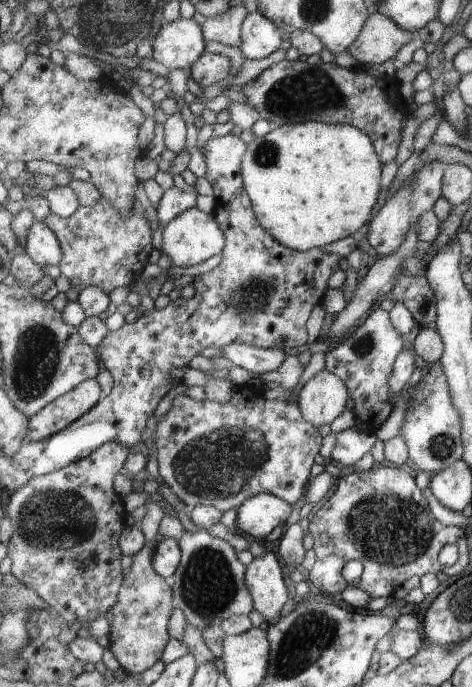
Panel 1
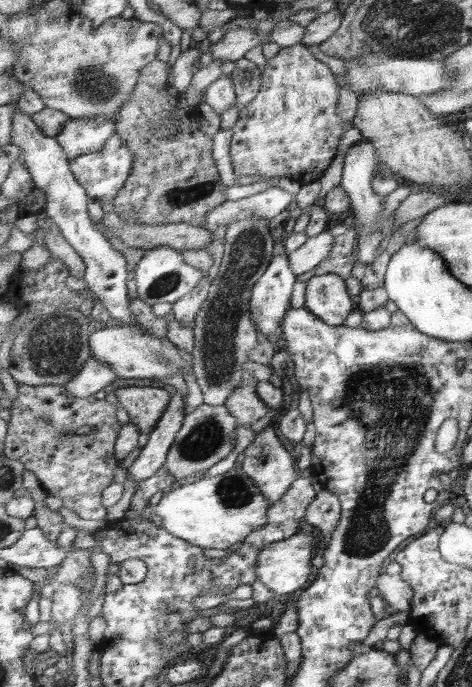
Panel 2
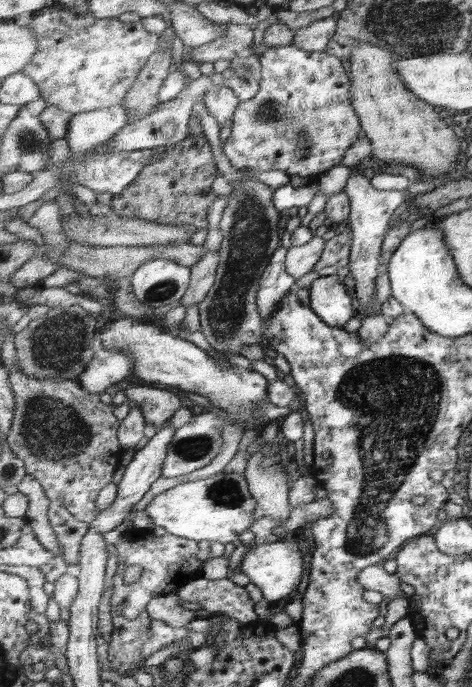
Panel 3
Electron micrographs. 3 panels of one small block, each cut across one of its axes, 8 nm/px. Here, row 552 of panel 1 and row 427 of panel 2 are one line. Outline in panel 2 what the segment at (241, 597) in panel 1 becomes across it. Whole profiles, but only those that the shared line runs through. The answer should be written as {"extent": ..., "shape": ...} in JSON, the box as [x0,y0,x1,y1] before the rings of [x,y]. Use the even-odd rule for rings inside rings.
{"extent":[164,402,238,480],"shape":[[[203,402],[186,413],[183,428],[179,431],[164,465],[178,480],[209,470],[232,454],[236,447],[238,427],[238,418],[233,416],[227,405],[211,406]]]}

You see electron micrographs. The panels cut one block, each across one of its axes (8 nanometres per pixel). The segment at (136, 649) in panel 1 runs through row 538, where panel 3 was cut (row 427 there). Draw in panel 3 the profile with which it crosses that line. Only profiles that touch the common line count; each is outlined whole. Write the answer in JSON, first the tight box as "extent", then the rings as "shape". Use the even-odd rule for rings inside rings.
{"extent":[123,385,183,429],"shape":[[[131,385],[123,391],[127,401],[134,402],[146,417],[146,423],[157,429],[162,428],[175,410],[183,406],[181,398],[169,390],[150,385]]]}

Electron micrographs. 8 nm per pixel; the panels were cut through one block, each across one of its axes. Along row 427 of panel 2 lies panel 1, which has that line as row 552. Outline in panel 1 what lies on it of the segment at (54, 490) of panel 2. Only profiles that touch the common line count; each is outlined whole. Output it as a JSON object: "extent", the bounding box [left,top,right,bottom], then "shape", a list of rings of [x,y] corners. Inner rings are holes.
{"extent":[5,442,132,625],"shape":[[[107,442],[91,456],[79,459],[79,462],[72,462],[47,475],[33,477],[13,494],[7,506],[7,515],[15,527],[15,534],[5,547],[12,561],[11,573],[19,581],[35,588],[67,625],[106,616],[119,601],[126,577],[121,568],[119,538],[126,529],[128,512],[122,502],[123,497],[115,490],[114,482],[117,474],[125,471],[132,452],[123,442]]]}

